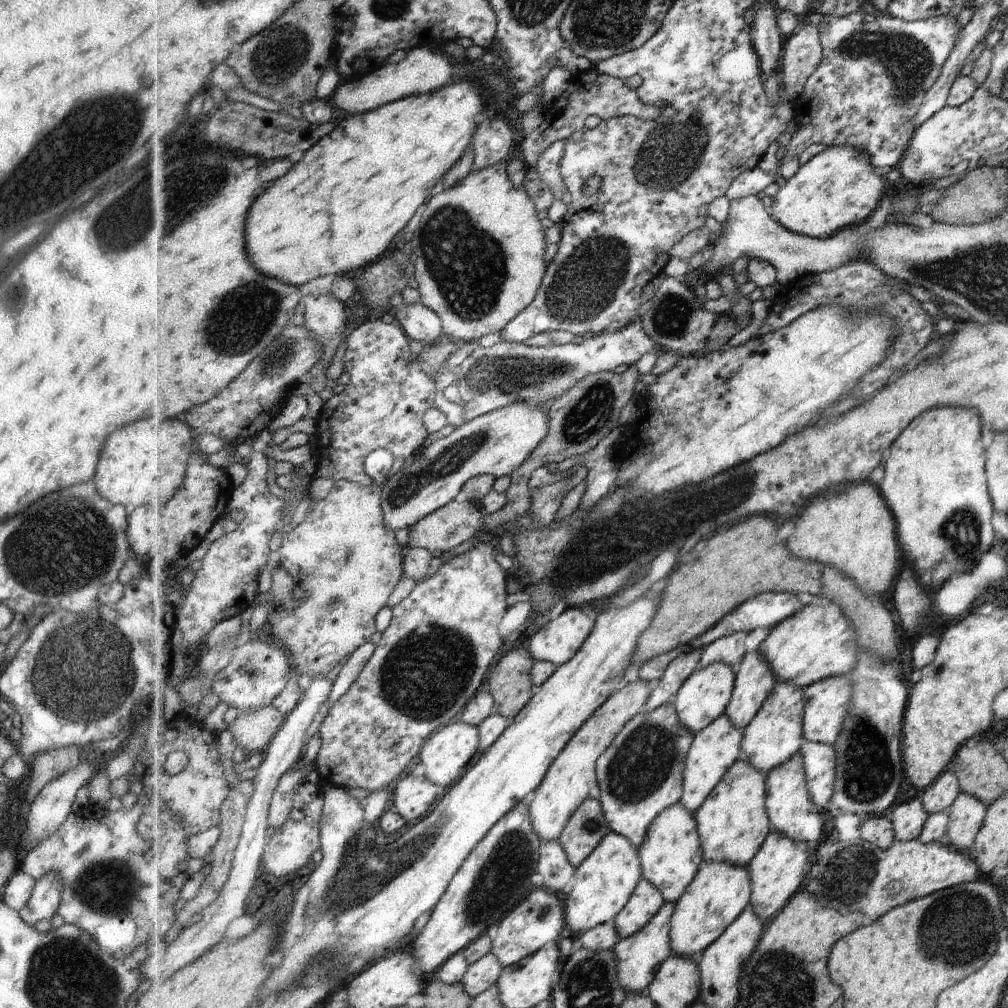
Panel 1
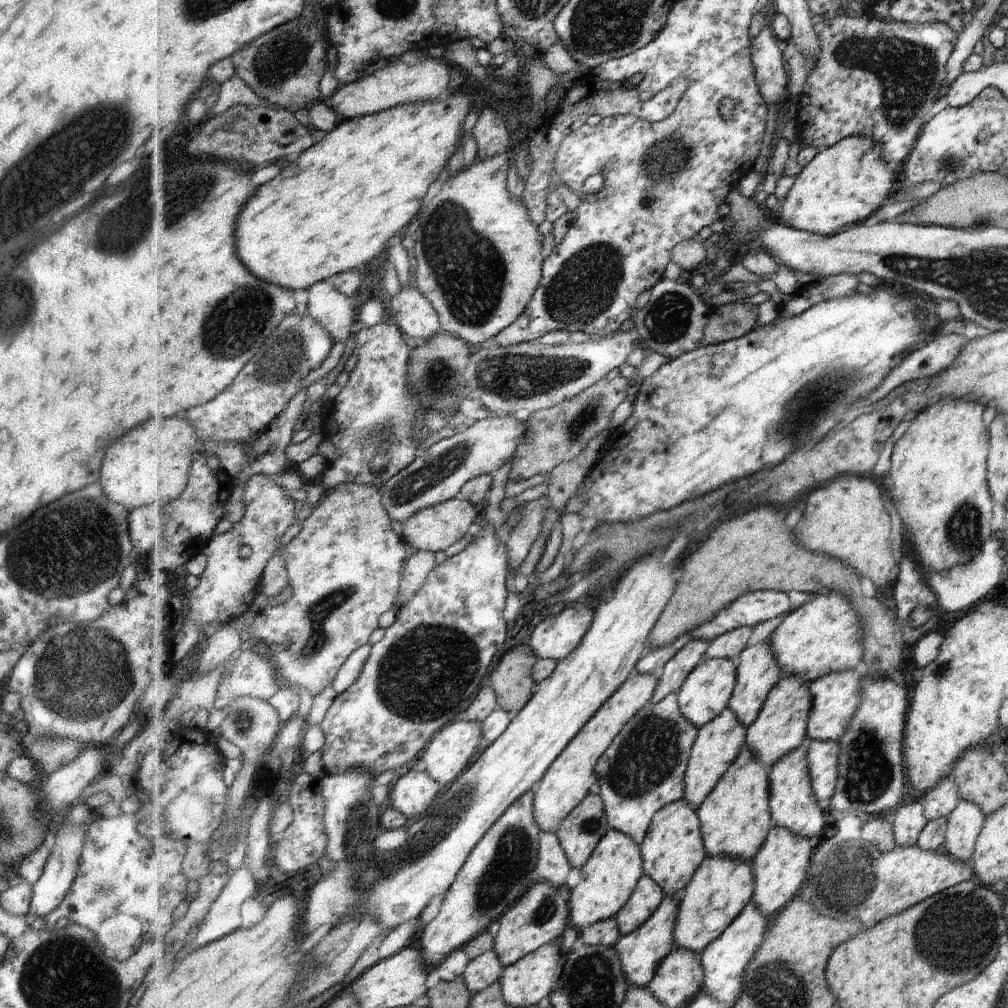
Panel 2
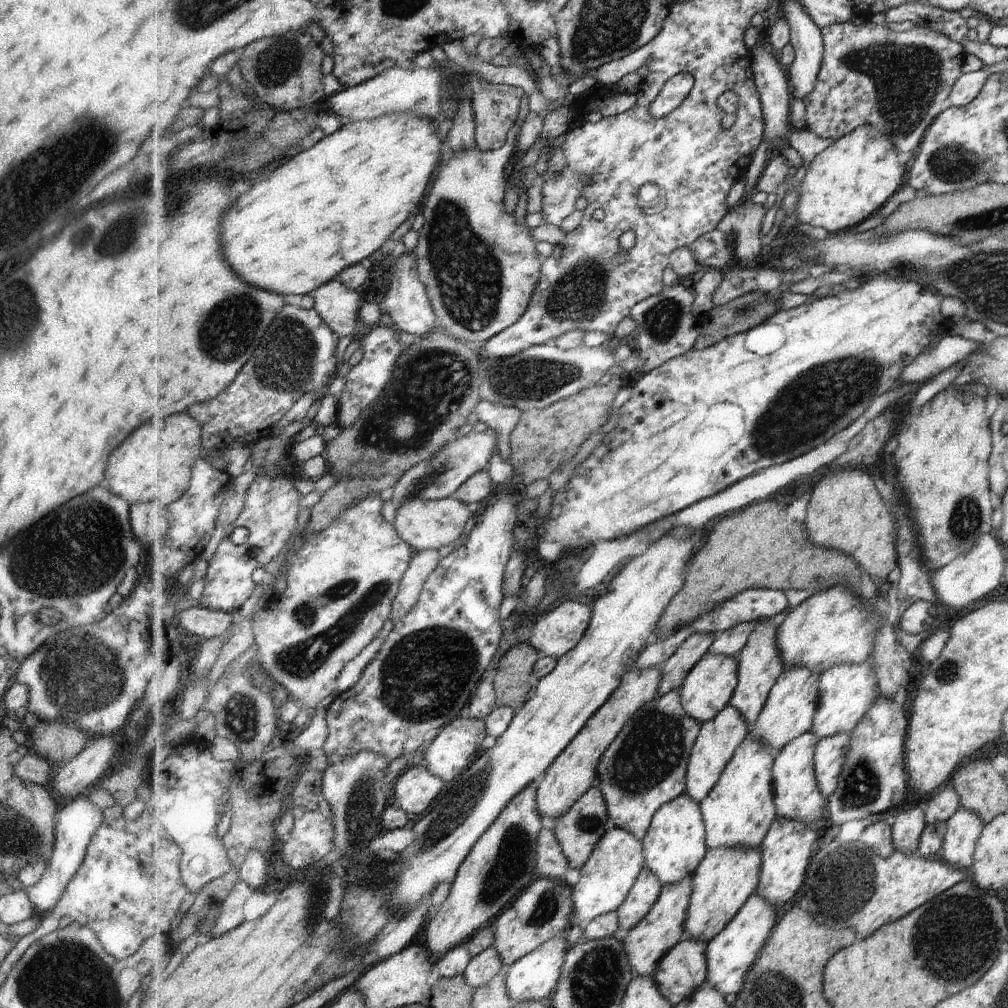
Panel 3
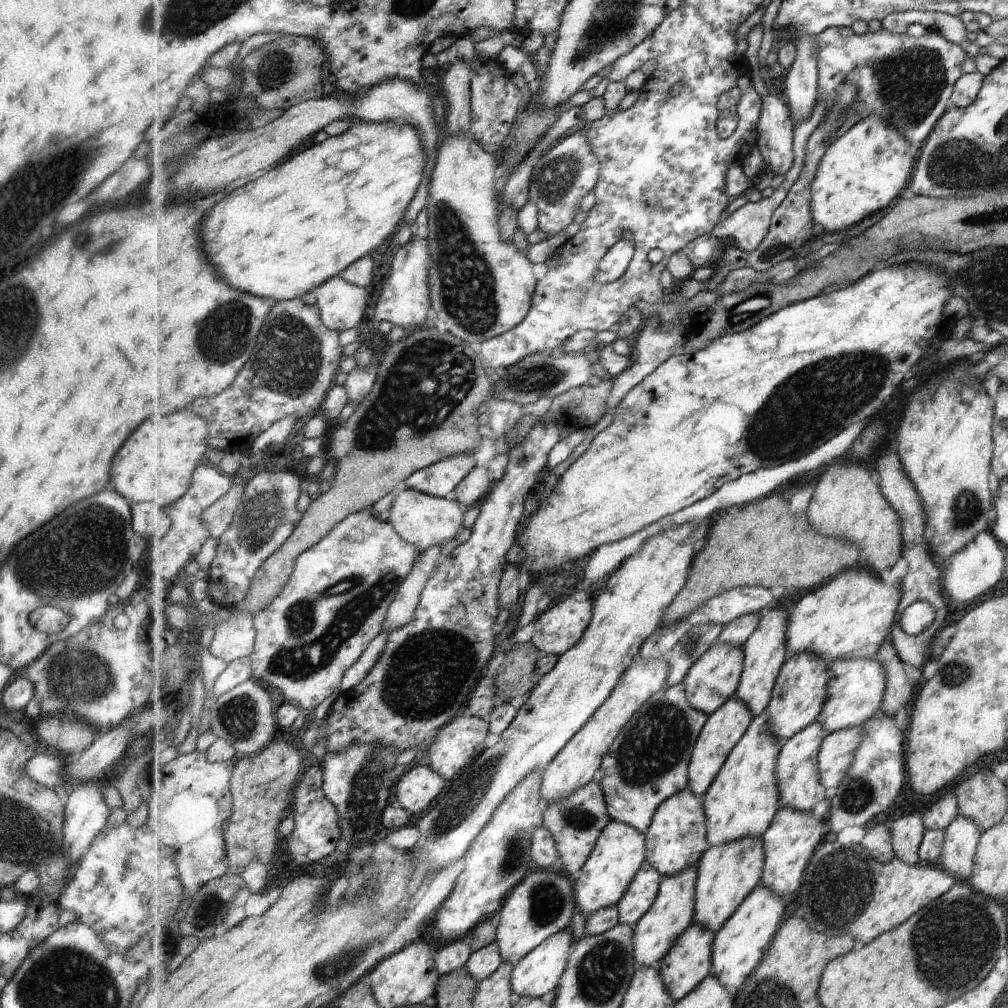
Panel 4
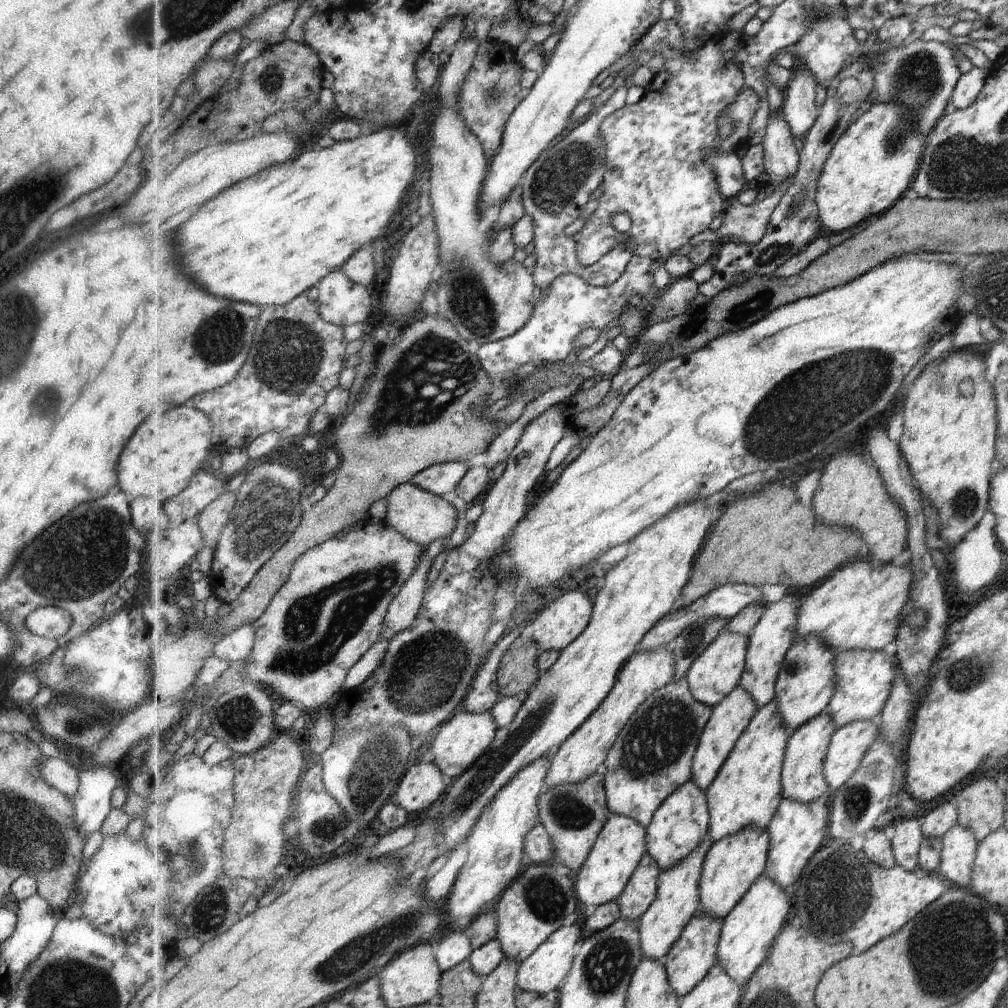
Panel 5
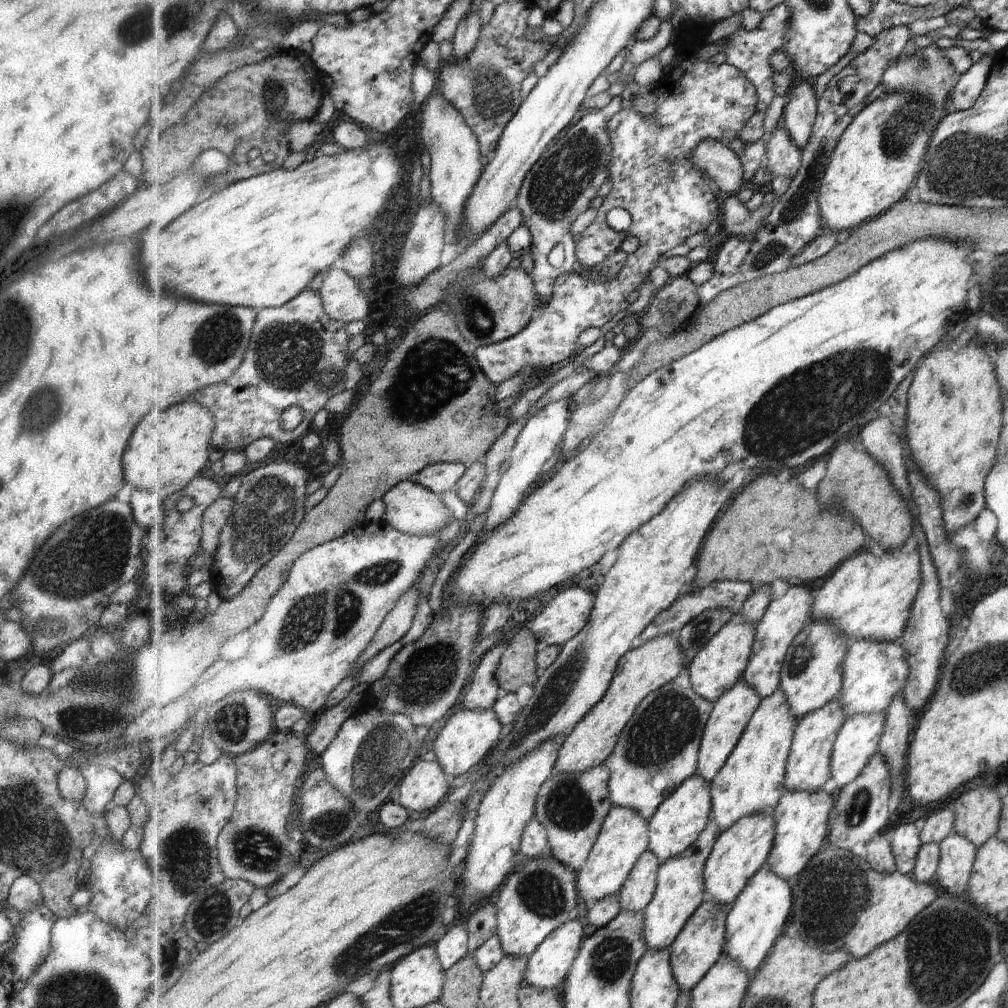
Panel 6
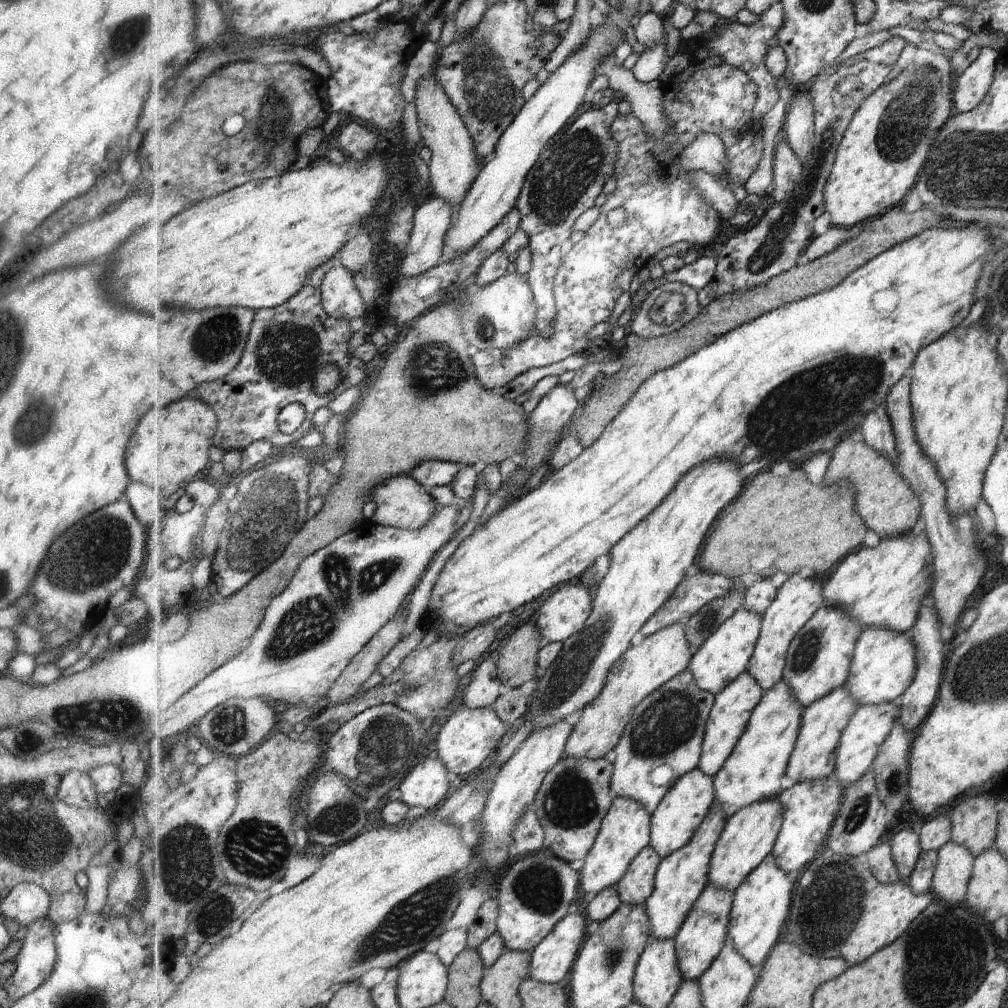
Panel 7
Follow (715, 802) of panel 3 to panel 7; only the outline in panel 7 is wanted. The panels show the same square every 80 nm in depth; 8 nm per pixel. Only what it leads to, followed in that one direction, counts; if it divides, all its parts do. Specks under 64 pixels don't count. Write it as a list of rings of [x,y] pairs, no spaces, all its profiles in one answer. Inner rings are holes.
[[[785,679],[770,691],[764,691],[738,746],[714,777],[716,801],[723,805],[728,818],[750,804],[781,796],[788,784],[788,764],[802,730],[803,710],[795,691]]]

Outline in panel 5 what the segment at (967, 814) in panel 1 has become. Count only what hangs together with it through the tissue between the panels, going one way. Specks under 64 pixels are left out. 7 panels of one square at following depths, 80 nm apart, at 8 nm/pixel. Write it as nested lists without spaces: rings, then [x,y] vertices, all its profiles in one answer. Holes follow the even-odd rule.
[[[953,824],[942,838],[943,852],[938,873],[946,878],[949,886],[968,887],[978,840],[969,828],[963,828],[959,824]]]

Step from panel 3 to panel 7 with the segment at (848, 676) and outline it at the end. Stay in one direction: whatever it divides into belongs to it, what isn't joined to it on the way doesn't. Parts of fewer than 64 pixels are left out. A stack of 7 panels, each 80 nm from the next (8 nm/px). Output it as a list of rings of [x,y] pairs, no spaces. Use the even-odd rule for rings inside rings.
[[[867,627],[858,638],[847,686],[858,705],[893,703],[907,692],[917,674],[917,651],[910,634],[885,627]]]

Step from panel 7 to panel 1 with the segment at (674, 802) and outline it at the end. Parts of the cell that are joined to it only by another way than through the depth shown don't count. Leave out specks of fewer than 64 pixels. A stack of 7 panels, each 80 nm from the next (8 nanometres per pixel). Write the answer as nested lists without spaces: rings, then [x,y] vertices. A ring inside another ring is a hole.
[[[682,803],[667,808],[667,811],[651,824],[646,843],[638,852],[643,879],[655,884],[661,890],[666,902],[677,904],[687,888],[694,883],[695,876],[698,876],[701,862],[703,862],[702,841],[695,814],[689,812]]]

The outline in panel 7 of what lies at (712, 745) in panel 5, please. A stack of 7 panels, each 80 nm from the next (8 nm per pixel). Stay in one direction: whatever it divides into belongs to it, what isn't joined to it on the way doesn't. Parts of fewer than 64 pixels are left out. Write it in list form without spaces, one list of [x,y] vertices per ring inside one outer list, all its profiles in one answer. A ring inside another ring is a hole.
[[[747,670],[739,675],[725,690],[716,696],[710,720],[706,724],[706,736],[702,744],[702,758],[699,768],[710,777],[715,777],[722,770],[727,759],[733,754],[750,723],[751,715],[764,695],[764,688]]]

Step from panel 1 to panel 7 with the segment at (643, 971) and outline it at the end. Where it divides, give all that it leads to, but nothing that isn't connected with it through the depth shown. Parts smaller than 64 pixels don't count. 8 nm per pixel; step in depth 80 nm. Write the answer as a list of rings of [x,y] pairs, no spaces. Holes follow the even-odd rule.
[[[715,801],[710,814],[694,834],[694,838],[671,856],[662,859],[656,875],[653,894],[646,900],[651,921],[651,932],[655,939],[674,939],[694,904],[710,883],[710,866],[714,858],[715,847],[727,824],[727,813],[719,801]]]

